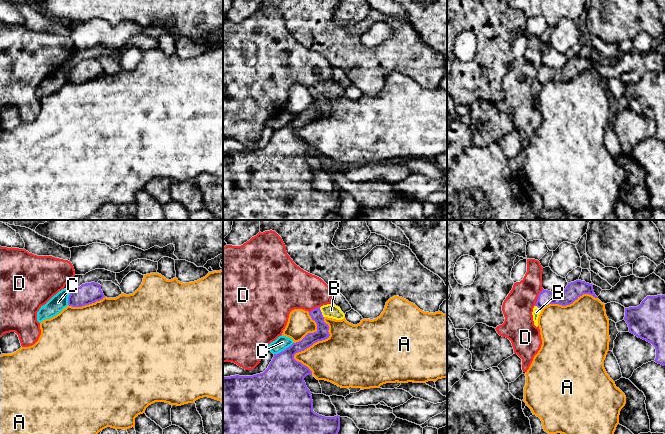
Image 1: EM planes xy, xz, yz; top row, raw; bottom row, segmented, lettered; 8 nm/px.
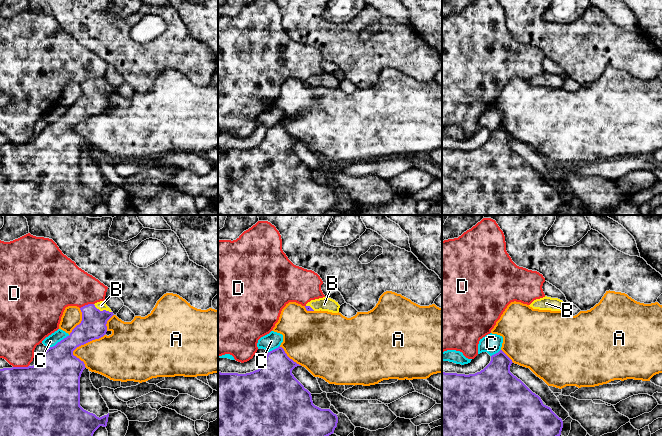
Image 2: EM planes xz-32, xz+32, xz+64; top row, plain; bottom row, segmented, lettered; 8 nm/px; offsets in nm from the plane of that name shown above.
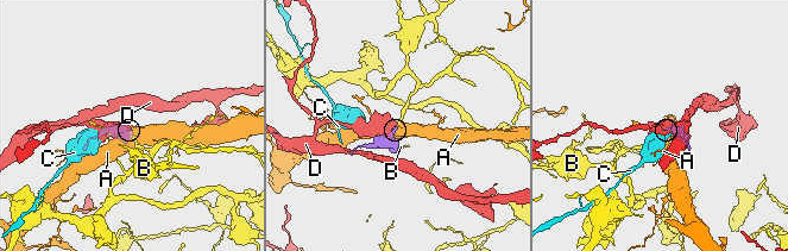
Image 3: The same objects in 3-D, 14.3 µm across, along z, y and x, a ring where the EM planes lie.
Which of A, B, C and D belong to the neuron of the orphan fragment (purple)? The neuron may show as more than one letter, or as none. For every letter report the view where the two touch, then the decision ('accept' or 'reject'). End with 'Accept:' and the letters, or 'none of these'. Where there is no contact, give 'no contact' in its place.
A: contact in xz; reject
B: contact in xz; accept
C: contact in xz; reject
D: contact in yz; reject
Accept: B

